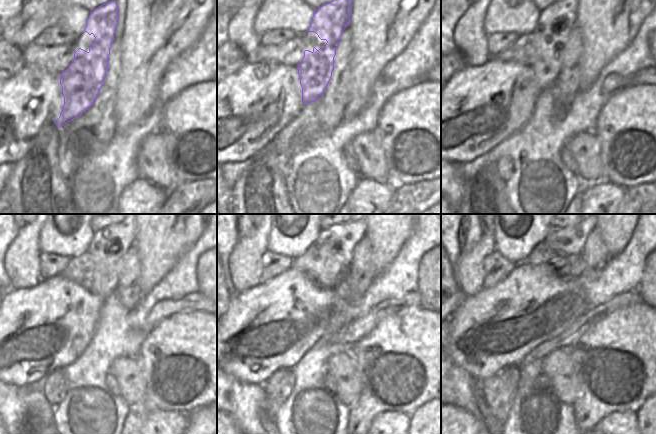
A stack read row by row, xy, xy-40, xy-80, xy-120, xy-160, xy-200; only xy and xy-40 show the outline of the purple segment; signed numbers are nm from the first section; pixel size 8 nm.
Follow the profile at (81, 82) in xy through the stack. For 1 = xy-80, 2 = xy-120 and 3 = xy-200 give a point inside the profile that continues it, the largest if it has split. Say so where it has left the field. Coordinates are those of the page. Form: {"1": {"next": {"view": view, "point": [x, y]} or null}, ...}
{"1": {"next": {"view": "xy-80", "point": [555, 22]}}, "2": {"next": {"view": "xy-120", "point": [109, 245]}}, "3": {"next": {"view": "xy-200", "point": [567, 243]}}}

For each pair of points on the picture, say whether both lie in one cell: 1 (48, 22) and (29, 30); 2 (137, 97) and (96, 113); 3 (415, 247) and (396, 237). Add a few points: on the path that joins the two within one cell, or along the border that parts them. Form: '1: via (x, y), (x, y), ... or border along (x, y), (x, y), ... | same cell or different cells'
1: via (43, 23), (34, 27) | same cell
2: border along (118, 83), (114, 103), (115, 129) | different cells
3: border along (414, 224), (408, 238), (392, 262) | different cells

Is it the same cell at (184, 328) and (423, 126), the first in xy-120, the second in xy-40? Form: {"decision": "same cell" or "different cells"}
{"decision": "same cell"}

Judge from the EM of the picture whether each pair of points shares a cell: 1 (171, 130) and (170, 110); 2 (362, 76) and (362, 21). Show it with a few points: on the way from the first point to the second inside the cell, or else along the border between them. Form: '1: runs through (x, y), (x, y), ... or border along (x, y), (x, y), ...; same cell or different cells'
1: runs through (171, 125), (171, 115); same cell
2: runs through (362, 62), (362, 35); same cell

